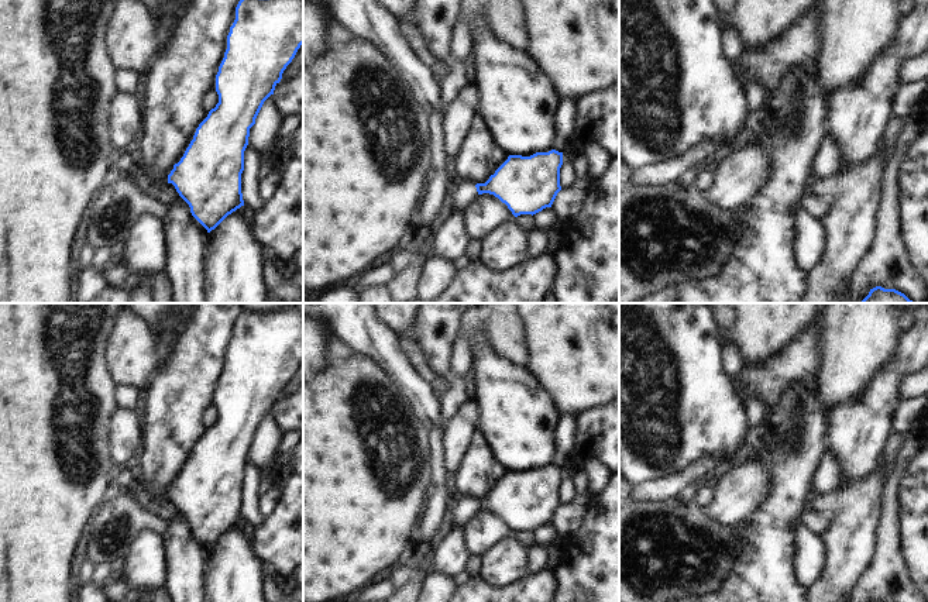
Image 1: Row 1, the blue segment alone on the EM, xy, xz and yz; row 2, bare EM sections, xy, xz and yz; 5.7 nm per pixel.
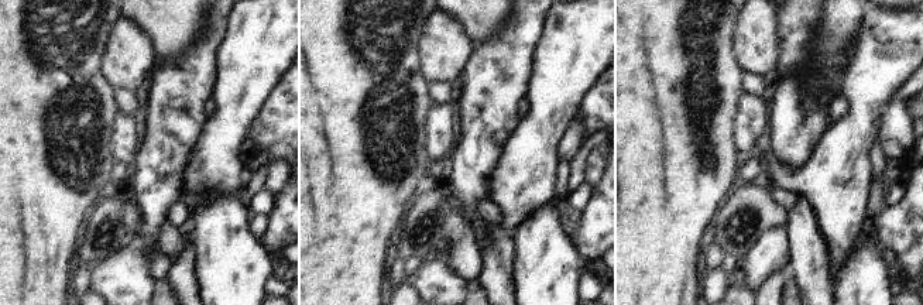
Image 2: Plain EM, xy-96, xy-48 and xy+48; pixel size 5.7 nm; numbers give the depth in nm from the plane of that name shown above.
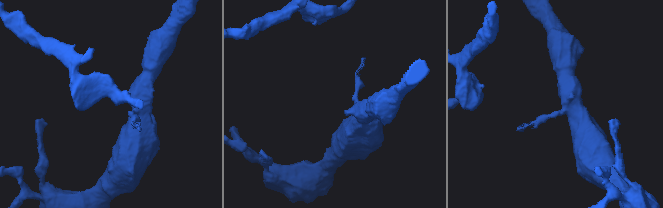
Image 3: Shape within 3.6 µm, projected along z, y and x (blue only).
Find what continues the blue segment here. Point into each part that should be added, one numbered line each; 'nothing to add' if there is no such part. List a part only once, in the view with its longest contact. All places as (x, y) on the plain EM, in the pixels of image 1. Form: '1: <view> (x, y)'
1: xz (464, 509)

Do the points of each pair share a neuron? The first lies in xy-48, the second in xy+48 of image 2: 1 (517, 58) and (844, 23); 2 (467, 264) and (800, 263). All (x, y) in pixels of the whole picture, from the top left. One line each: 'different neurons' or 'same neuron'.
1: same neuron
2: different neurons

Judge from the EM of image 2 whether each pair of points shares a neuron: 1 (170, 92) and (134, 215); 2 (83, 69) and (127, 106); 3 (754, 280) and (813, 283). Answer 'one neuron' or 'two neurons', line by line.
1: two neurons
2: two neurons
3: two neurons

